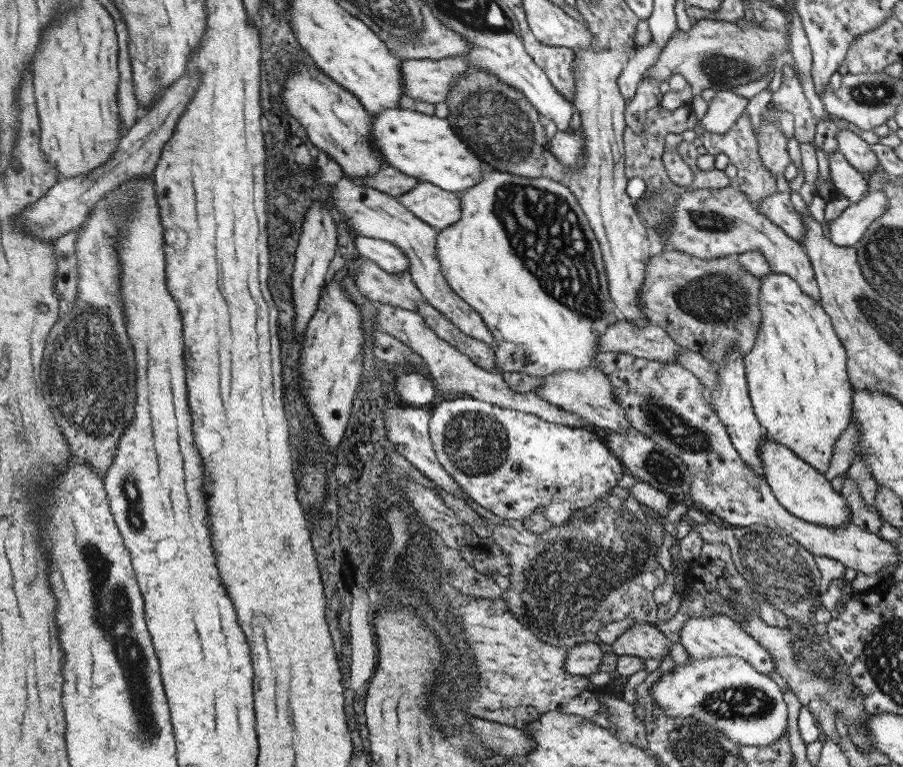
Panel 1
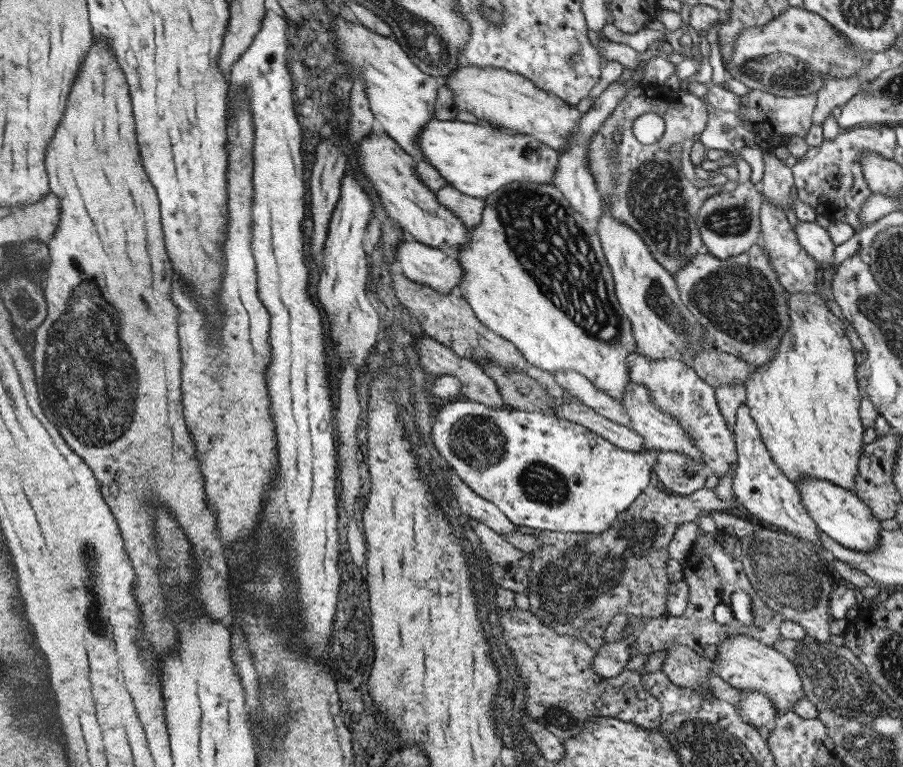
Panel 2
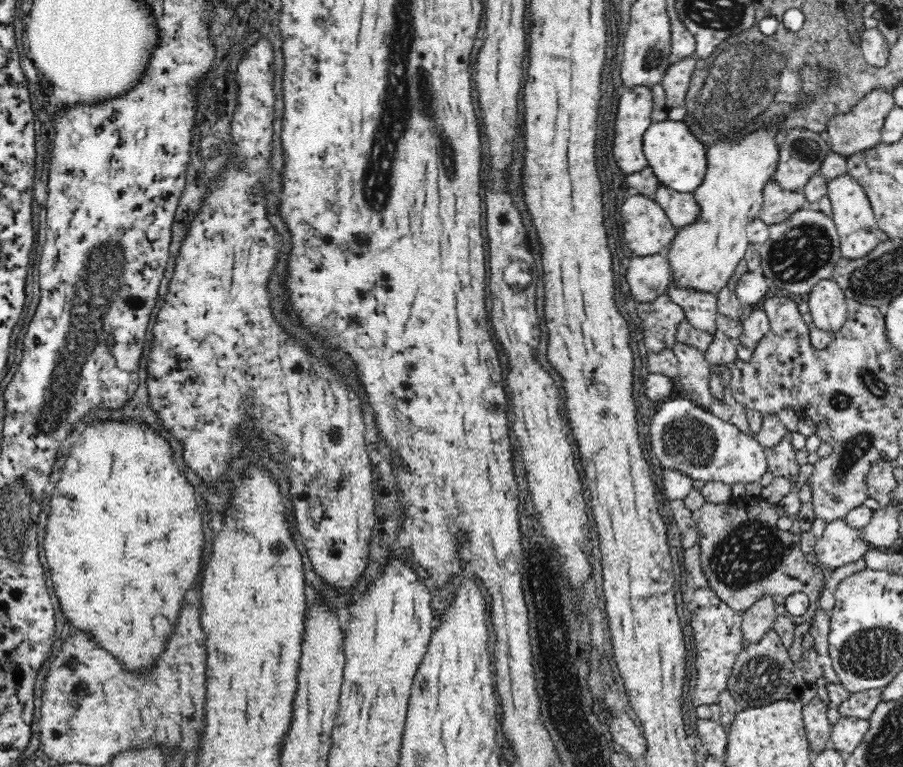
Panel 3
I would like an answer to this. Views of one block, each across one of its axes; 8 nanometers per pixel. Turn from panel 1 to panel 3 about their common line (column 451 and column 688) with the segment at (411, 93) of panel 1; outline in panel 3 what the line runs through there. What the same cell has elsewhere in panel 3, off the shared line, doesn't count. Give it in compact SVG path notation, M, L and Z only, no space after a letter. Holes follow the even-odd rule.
M688 57L668 66L660 83L666 91L666 105L670 108L684 105L684 98L696 66L696 57Z

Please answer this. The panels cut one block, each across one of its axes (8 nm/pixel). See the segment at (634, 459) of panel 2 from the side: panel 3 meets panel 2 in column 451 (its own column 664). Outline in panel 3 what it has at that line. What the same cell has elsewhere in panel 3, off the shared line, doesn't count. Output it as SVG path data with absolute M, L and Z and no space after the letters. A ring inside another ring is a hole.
M679 391L671 398L664 400L657 409L650 423L650 446L654 456L660 460L664 469L676 469L690 477L692 480L708 482L722 482L723 484L743 485L760 481L762 475L769 471L768 461L764 455L764 447L758 444L756 438L742 433L734 424L714 416L706 410L686 399Z

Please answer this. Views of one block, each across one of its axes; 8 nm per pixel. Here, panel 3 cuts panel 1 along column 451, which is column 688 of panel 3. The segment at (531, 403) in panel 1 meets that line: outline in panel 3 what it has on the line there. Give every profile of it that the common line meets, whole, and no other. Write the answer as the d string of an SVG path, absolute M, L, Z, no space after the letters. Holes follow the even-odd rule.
M677 342L673 347L678 357L677 388L686 399L690 399L702 408L709 410L714 402L710 393L710 363L706 355L694 346Z

